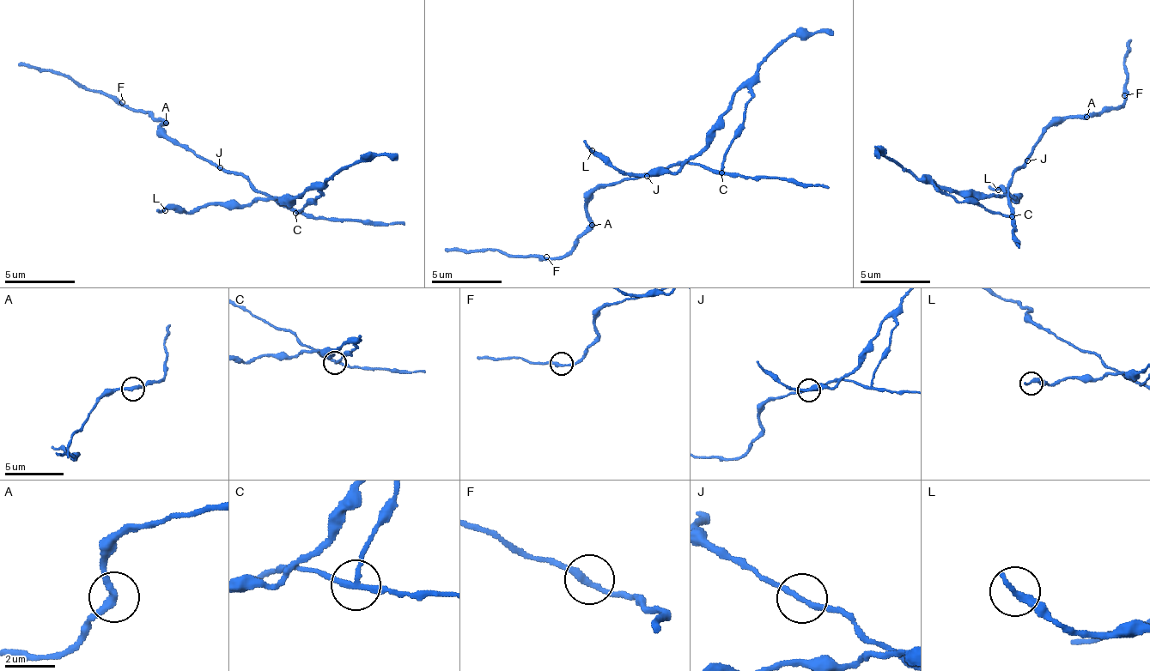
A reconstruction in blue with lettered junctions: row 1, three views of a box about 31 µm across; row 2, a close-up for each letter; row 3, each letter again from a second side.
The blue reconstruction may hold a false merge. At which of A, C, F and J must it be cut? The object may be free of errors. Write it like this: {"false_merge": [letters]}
{"false_merge": ["C"]}

